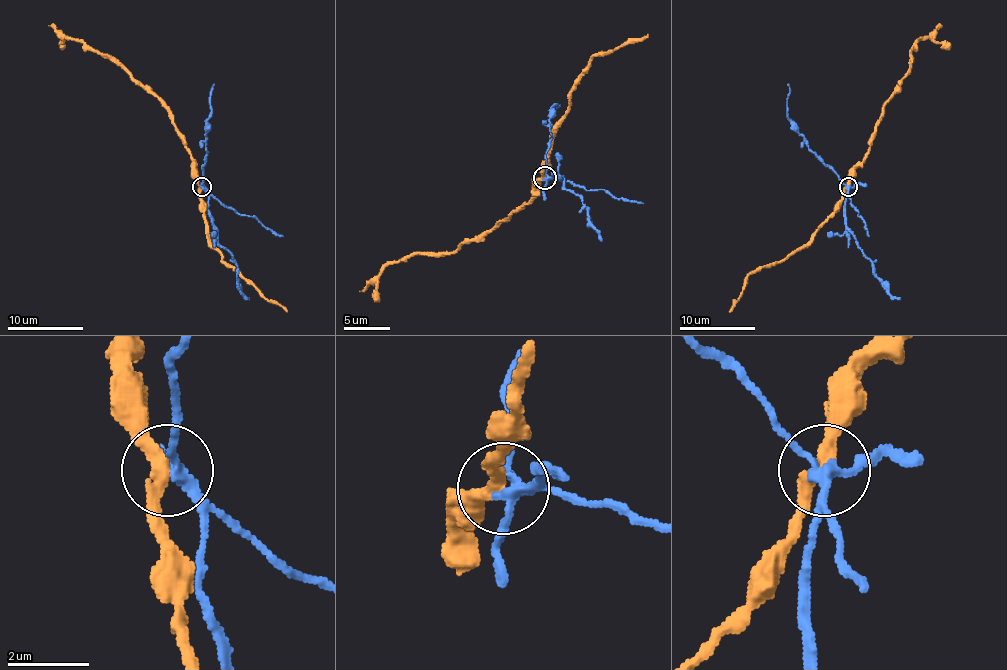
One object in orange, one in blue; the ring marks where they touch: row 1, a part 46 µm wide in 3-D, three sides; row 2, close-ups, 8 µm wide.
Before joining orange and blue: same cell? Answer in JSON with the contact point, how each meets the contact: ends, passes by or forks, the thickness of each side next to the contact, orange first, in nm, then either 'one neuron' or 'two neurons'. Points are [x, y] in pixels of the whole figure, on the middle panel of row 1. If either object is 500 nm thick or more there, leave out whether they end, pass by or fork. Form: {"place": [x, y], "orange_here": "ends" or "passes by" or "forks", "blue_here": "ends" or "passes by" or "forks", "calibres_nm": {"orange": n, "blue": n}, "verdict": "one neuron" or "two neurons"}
{"place": [545, 178], "orange_here": "passes by", "blue_here": "forks", "calibres_nm": {"orange": 320, "blue": 220}, "verdict": "two neurons"}

